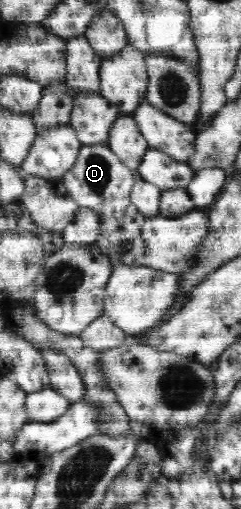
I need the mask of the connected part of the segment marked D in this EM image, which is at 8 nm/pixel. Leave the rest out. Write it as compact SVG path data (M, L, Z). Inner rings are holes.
M82 145L77 161L60 178L68 194L80 207L93 209L99 216L101 235L95 245L113 263L128 251L131 243L139 238L139 235L142 235L146 221L130 200L130 193L135 183L134 174L109 146Z

